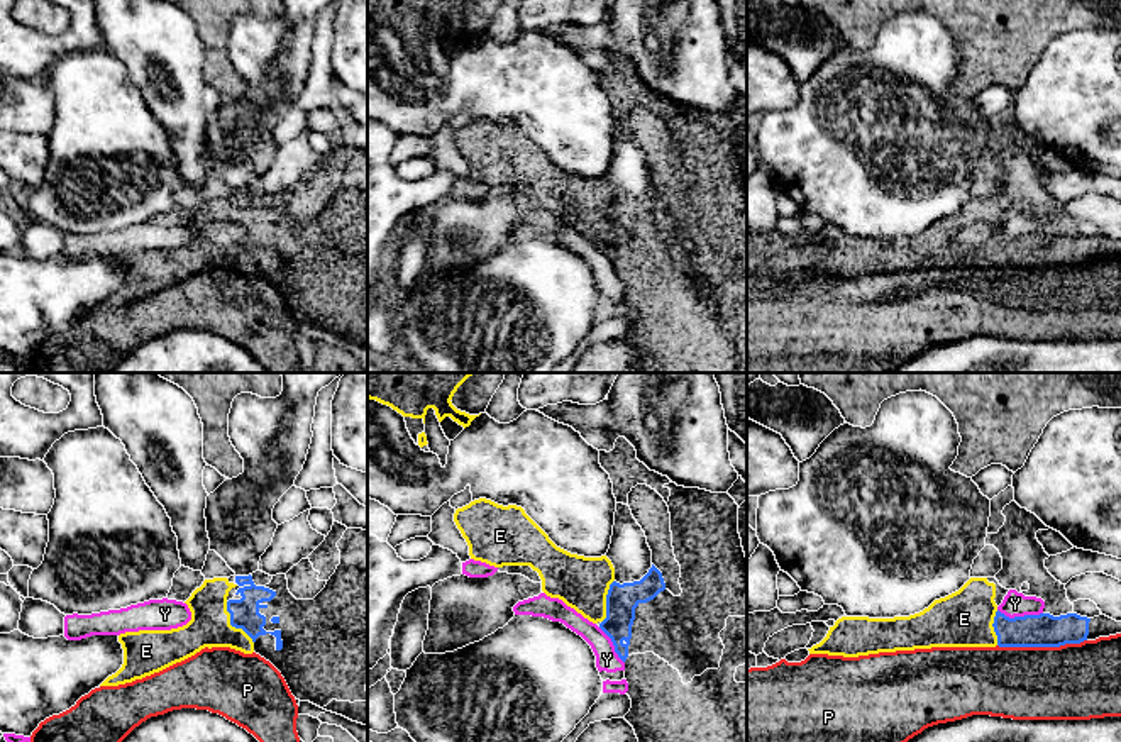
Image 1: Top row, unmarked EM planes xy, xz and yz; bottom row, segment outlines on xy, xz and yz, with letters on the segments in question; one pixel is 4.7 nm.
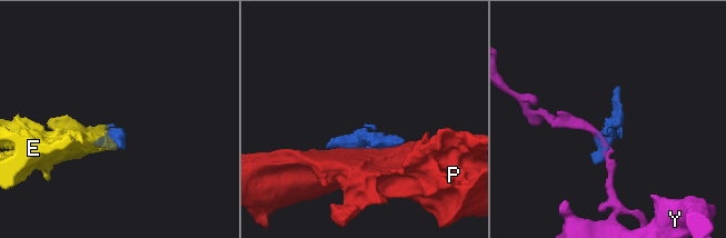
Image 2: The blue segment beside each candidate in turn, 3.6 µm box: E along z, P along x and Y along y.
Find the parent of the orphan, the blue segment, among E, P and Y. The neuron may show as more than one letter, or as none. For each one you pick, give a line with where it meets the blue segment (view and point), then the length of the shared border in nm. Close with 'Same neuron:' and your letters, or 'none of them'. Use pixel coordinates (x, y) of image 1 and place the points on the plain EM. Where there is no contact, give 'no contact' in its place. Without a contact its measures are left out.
E: contact xy (232, 246); length 240 nm
Same neuron: E

